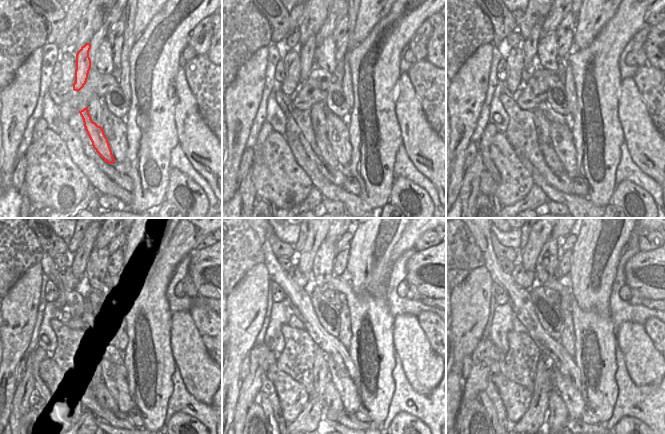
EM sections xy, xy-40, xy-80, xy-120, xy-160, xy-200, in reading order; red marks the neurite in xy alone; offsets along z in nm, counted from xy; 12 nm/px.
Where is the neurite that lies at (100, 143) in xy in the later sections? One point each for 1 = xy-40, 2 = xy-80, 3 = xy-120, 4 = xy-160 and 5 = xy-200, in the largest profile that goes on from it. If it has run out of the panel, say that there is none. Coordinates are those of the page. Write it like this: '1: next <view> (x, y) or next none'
1: next xy-40 (322, 142)
2: next xy-80 (553, 161)
3: next xy-120 (107, 391)
4: next xy-160 (333, 407)
5: next xy-200 (557, 412)

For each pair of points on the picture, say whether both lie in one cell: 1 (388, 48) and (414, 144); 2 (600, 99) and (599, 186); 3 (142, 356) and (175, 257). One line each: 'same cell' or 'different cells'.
1: different cells
2: same cell
3: same cell

